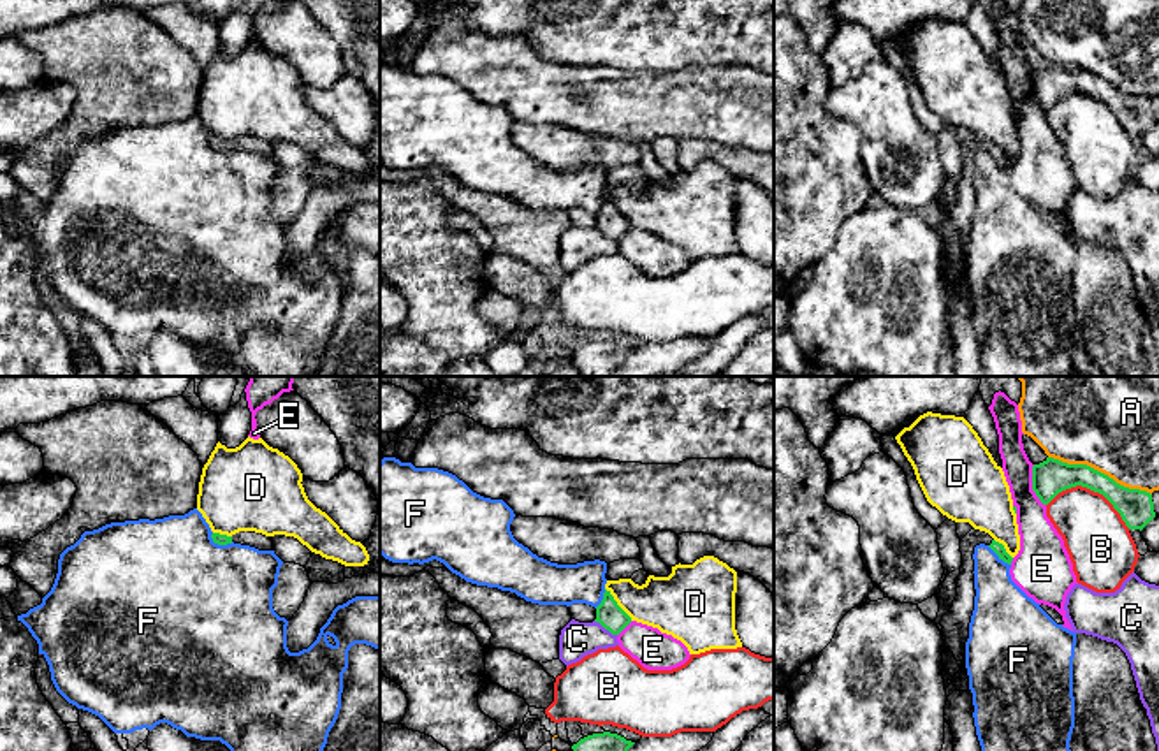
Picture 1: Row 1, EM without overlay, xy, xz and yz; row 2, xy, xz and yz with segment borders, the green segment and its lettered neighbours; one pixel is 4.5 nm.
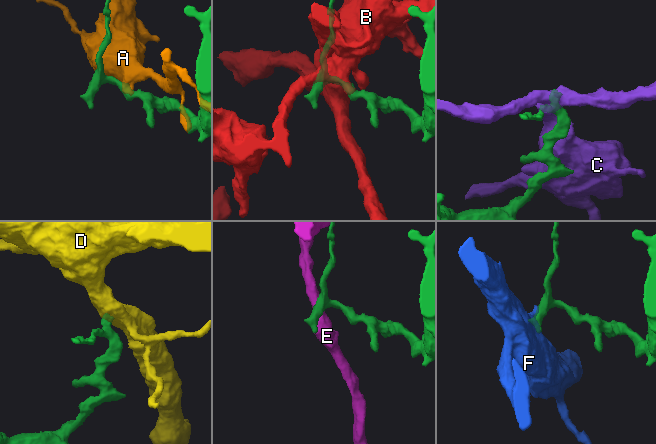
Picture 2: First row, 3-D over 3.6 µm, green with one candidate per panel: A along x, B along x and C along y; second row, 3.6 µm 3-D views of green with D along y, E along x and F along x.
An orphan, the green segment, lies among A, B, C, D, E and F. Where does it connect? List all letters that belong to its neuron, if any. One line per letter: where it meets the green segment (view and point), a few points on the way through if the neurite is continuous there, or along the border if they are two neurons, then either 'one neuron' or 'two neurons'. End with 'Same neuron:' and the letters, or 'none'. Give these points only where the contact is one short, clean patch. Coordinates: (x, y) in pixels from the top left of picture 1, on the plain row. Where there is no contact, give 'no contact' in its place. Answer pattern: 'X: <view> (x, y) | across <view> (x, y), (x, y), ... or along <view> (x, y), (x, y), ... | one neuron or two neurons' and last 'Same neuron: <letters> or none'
A: yz (1100, 78) | two neurons
B: yz (1091, 95) | two neurons
C: xz (605, 234) | two neurons
D: xz (616, 210) | along xz (605, 194), (632, 226) | two neurons
E: yz (1033, 92) | two neurons
F: xy (220, 150) | two neurons
Same neuron: none

